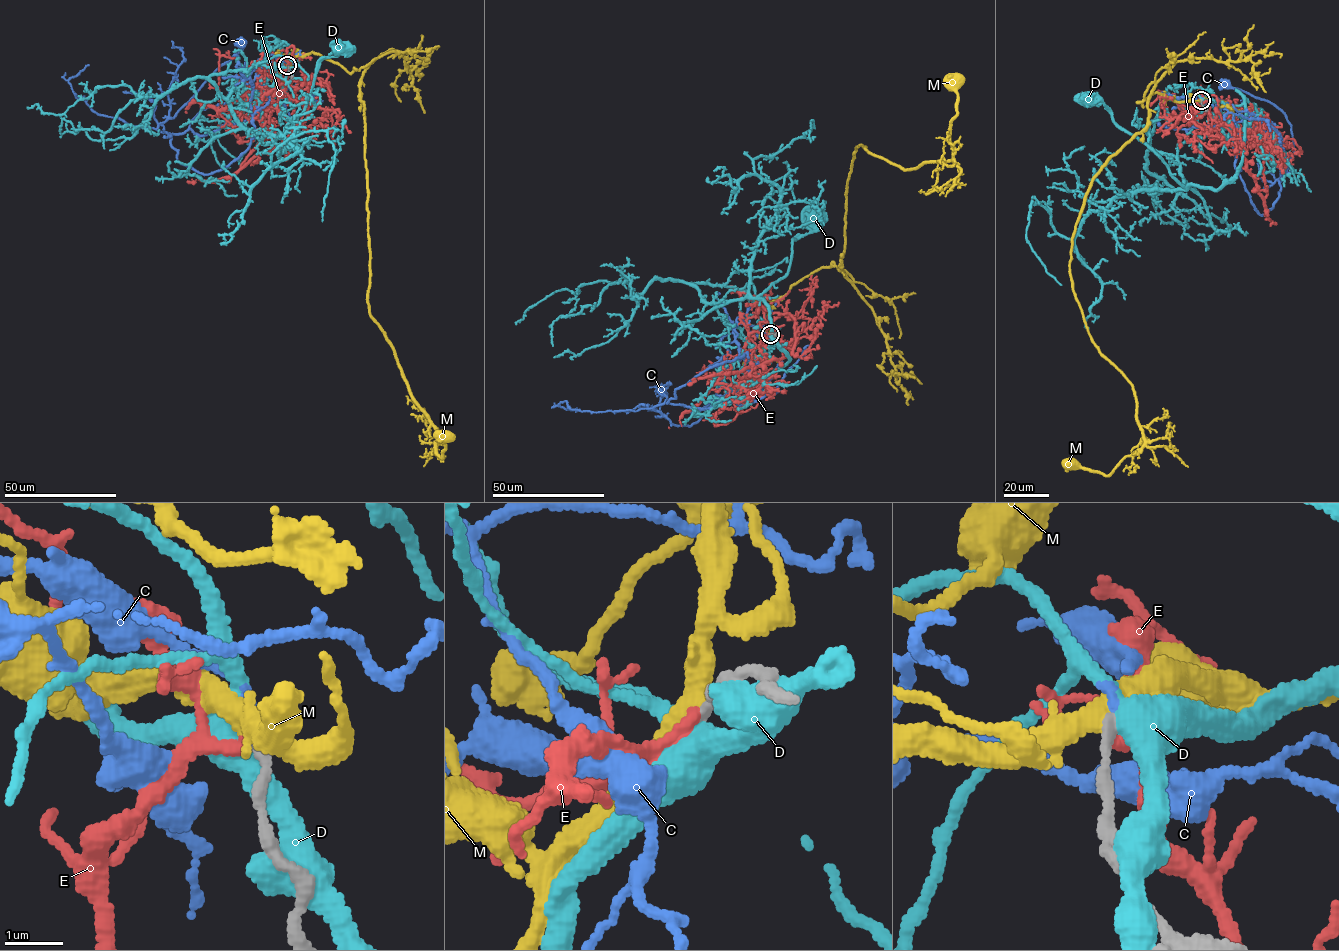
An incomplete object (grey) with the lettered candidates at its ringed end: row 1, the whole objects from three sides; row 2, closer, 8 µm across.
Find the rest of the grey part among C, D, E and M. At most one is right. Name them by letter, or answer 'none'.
C

